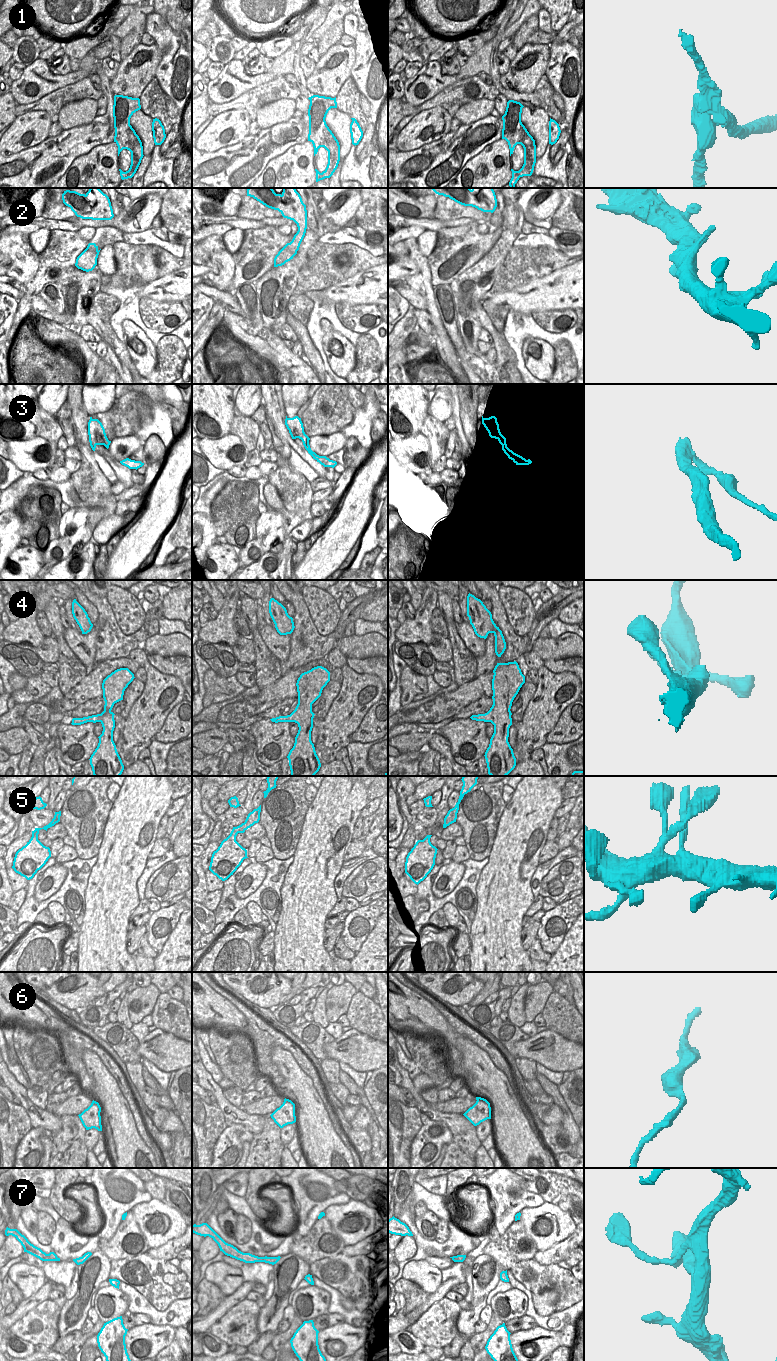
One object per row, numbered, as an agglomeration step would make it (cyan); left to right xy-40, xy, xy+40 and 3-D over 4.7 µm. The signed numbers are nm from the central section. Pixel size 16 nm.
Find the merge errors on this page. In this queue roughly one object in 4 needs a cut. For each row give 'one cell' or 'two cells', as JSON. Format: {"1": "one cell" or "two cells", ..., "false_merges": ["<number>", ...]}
{"1": "two cells", "2": "one cell", "3": "two cells", "4": "one cell", "5": "one cell", "6": "two cells", "7": "one cell", "false_merges": ["1", "3", "6"]}

